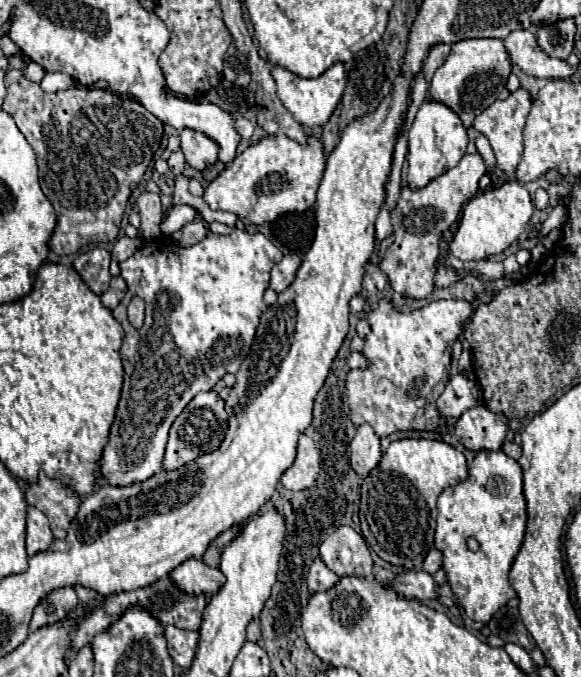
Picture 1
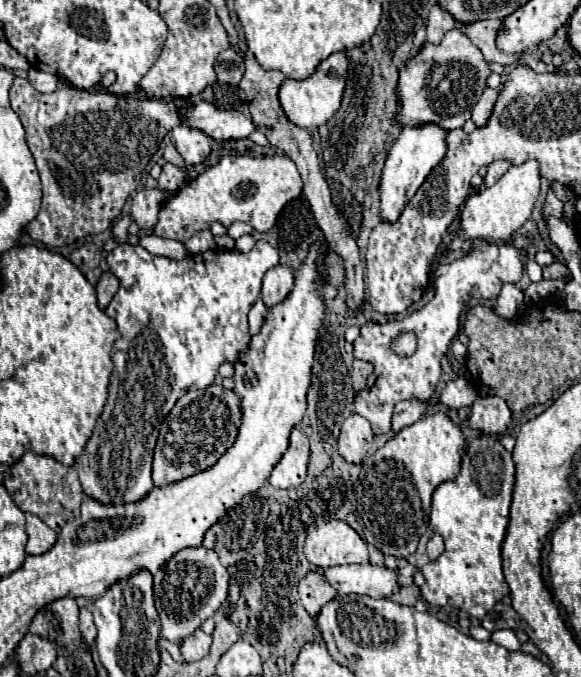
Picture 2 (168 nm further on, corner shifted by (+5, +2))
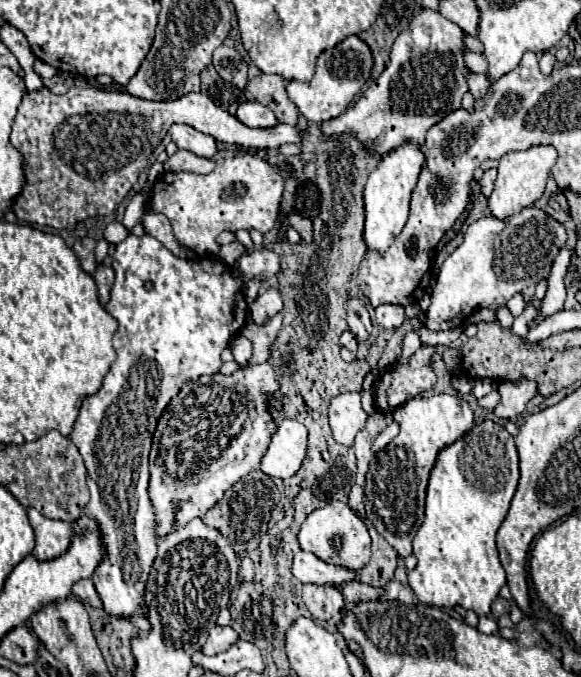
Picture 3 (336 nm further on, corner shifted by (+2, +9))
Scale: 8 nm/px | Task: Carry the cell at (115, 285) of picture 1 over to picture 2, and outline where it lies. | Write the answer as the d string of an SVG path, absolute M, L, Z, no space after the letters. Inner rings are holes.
M103 273L99 283L95 285L95 289L97 289L99 307L105 309L109 305L109 301L113 299L113 295L117 293L117 289L119 289L119 279L113 273Z

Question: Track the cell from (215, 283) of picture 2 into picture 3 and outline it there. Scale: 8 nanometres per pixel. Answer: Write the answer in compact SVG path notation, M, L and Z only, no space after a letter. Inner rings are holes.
M130 234L124 242L116 244L112 268L116 272L116 280L106 310L118 320L118 330L114 334L114 348L118 356L110 366L102 388L94 396L84 398L70 440L80 450L88 468L90 502L86 512L100 524L102 542L106 546L106 558L92 576L96 592L104 604L104 612L114 618L146 618L146 602L142 602L142 594L146 590L146 578L154 562L154 554L158 552L154 506L148 496L148 454L156 422L184 382L198 380L202 374L216 374L220 370L220 352L228 348L228 342L242 330L248 318L244 286L254 278L268 280L276 276L280 270L280 258L274 250L262 246L242 254L234 266L228 266L218 256L178 258L150 234ZM236 270L242 276L238 276ZM146 282L152 282L150 290L146 288Z

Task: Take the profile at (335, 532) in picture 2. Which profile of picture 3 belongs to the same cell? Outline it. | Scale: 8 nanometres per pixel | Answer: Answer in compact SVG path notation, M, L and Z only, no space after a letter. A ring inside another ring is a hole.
M330 502L324 508L314 510L304 520L298 532L298 540L300 540L302 550L314 552L318 558L332 564L346 566L346 568L360 570L370 558L370 534L366 530L366 524L344 502Z

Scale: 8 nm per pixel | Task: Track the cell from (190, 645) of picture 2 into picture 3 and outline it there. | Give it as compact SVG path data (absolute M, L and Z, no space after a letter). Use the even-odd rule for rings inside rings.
M214 626L206 638L206 644L202 646L202 654L212 656L218 652L224 652L236 640L238 640L238 634L232 630L232 626Z

